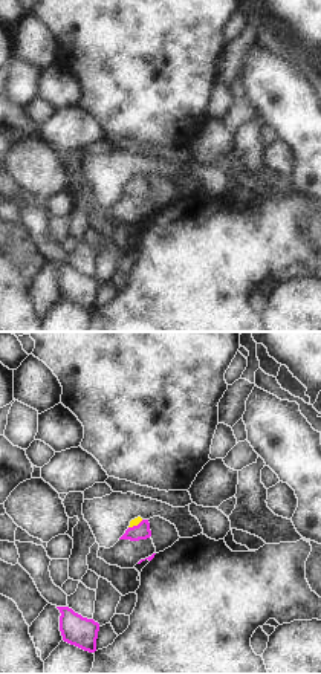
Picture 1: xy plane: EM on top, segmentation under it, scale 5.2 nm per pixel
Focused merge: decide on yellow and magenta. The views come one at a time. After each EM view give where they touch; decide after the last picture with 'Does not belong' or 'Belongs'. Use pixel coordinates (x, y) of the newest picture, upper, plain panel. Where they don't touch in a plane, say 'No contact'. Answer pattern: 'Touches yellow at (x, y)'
Touches yellow at (135, 182).

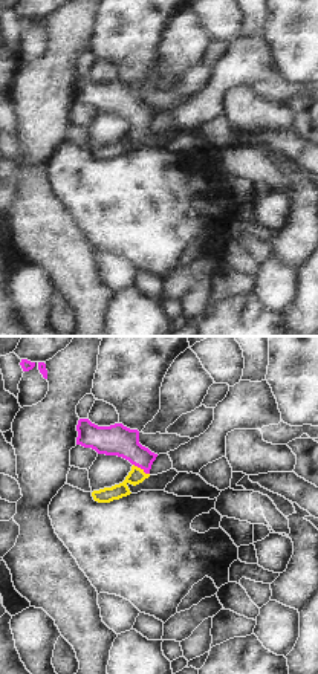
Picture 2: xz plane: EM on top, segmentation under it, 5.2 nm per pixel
Touches yellow at (139, 126).

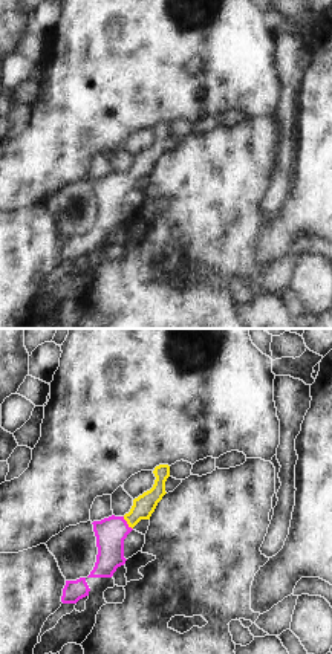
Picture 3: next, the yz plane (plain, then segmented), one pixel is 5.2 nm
Touches yellow at (127, 181).

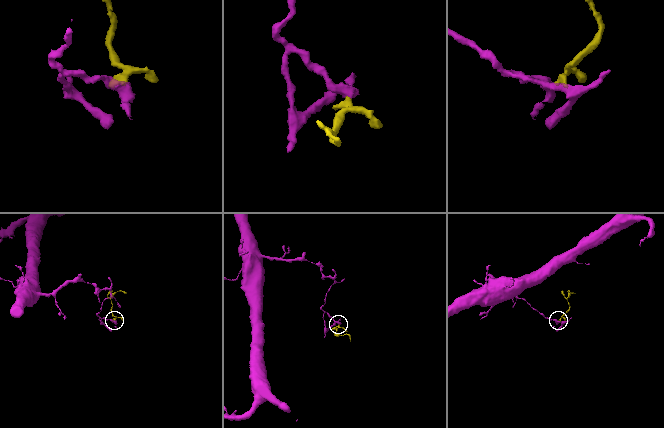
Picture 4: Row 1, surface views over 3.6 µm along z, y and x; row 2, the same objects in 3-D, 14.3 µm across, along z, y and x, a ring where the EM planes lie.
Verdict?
Belongs.

